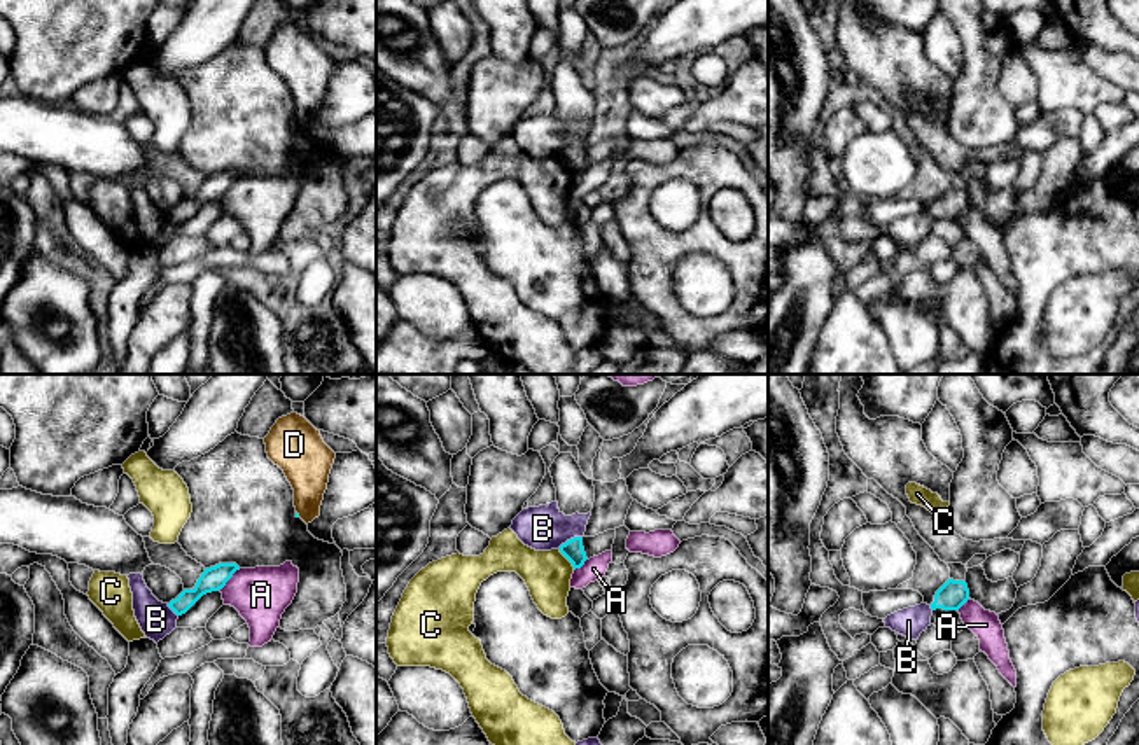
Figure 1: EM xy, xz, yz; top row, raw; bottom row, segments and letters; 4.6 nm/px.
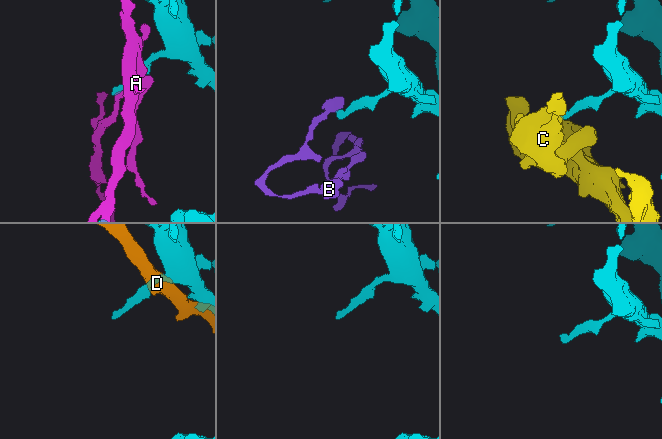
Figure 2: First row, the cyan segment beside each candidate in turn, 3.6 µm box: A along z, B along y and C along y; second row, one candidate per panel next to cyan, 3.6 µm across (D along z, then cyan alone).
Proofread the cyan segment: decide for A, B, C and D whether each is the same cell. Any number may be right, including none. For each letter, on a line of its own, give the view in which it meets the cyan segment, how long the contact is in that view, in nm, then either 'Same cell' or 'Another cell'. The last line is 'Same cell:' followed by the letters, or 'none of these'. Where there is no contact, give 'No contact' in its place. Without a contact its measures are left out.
A: Touches cyan in xy. Shared border 140 nm. Another cell
B: Touches cyan in xz. Shared border 130 nm. Another cell
C: Touches cyan in xz. Shared border 120 nm. Another cell
D: Touches cyan in xy. Shared border 40 nm. Another cell
Same cell: none of these

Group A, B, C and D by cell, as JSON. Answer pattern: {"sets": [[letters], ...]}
{"sets": [["A"], ["B"], ["C"], ["D"]]}

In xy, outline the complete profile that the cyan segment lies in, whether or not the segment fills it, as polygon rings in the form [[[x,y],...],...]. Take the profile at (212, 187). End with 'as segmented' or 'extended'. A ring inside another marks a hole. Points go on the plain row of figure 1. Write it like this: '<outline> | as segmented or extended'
[[[219,171],[215,175],[205,177],[192,198],[184,198],[168,215],[177,222],[185,222],[203,203],[219,199],[240,178],[236,171]]] | as segmented

